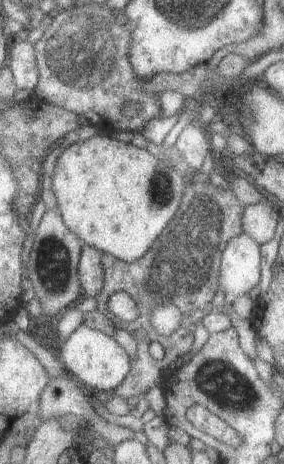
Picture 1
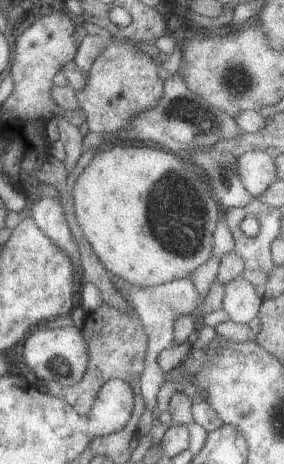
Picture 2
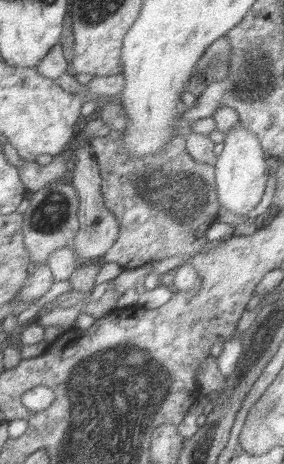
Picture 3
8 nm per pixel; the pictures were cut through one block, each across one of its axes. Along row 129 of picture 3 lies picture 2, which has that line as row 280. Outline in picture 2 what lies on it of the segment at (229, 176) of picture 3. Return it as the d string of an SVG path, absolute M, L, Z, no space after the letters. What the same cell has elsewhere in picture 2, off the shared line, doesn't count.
M239 276L233 284L227 286L227 296L225 296L225 314L233 324L249 326L253 318L261 318L261 308L263 308L263 298L257 294L255 286L247 282L243 276Z

